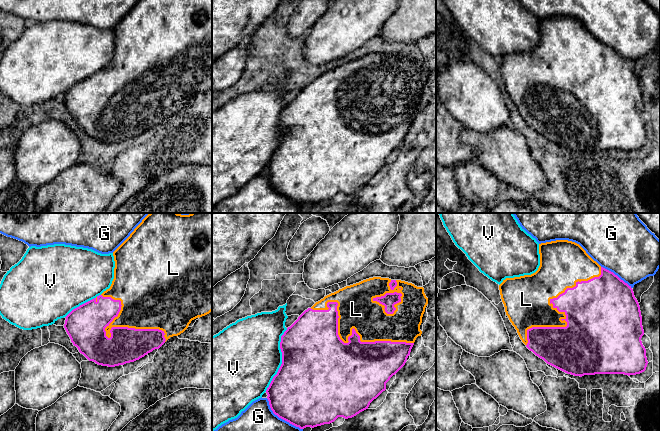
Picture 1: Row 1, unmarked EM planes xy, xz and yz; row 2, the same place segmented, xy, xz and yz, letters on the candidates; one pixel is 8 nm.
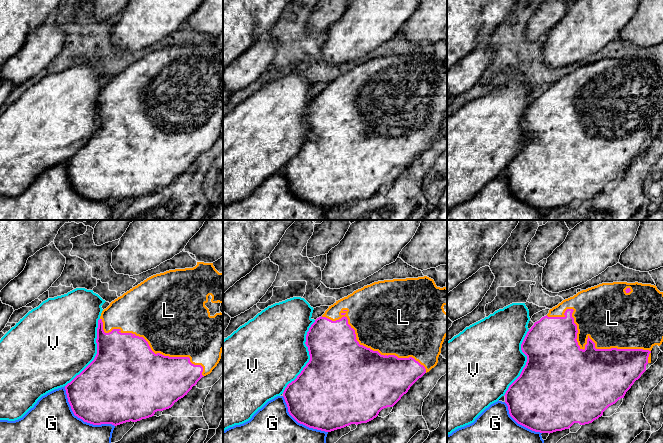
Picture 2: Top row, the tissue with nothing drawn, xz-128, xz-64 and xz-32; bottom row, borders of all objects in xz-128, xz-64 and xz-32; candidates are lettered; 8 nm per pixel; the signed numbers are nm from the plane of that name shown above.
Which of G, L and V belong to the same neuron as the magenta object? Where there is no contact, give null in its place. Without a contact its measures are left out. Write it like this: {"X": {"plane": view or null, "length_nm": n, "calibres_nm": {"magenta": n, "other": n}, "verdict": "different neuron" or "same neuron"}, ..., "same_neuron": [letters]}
{"G": {"plane": "xz", "length_nm": 380, "calibres_nm": {"magenta": 500, "other": 460}, "verdict": "different neuron"}, "L": {"plane": "xz", "length_nm": 850, "calibres_nm": {"magenta": 480, "other": 300}, "verdict": "same neuron"}, "V": {"plane": "xz", "length_nm": 550, "calibres_nm": {"magenta": 500, "other": 480}, "verdict": "different neuron"}, "same_neuron": ["L"]}

